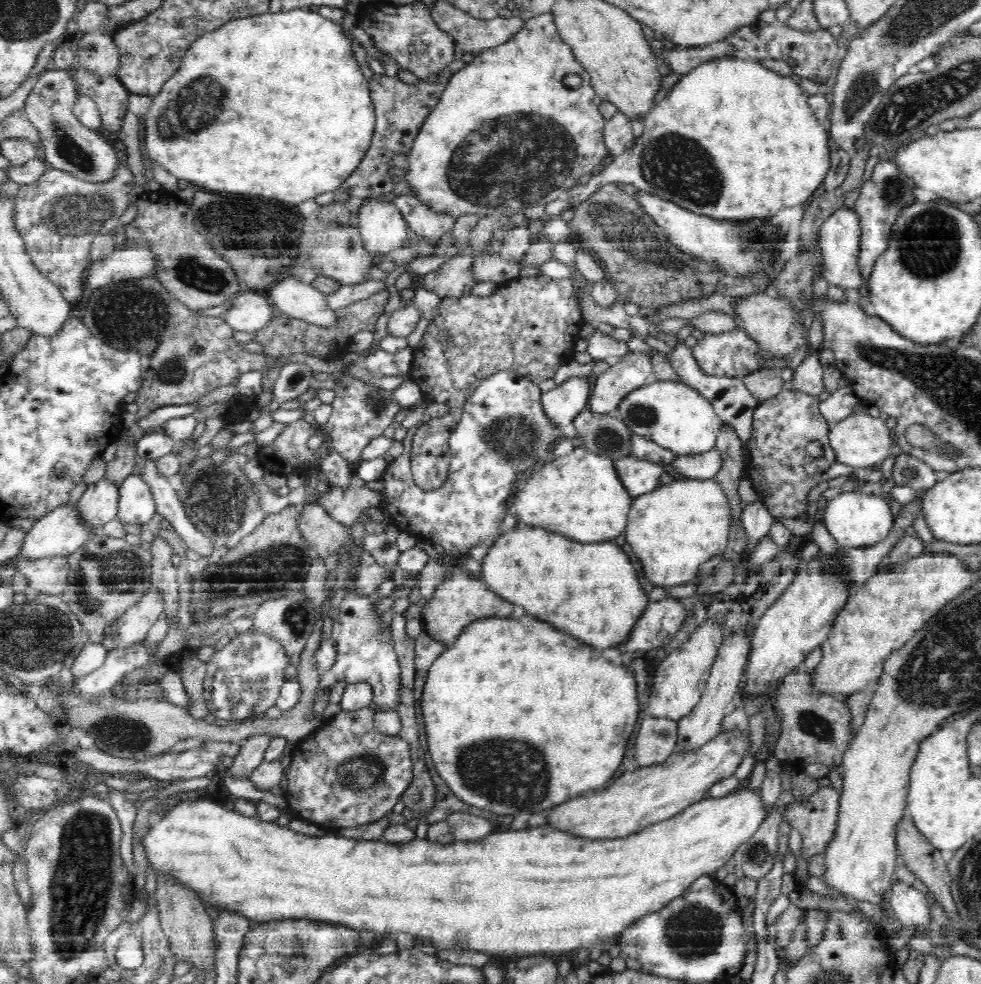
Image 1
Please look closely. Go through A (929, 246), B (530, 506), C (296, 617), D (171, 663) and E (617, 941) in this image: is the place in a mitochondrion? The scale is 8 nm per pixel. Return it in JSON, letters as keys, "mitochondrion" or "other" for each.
{"A":"mitochondrion","B":"other","C":"mitochondrion","D":"other","E":"other"}

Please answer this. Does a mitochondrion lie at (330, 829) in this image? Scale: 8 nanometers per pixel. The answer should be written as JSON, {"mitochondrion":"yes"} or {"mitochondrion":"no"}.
{"mitochondrion":"no"}

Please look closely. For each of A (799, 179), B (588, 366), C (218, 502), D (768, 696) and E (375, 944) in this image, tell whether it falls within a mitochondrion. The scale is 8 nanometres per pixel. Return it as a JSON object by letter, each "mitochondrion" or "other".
{"A":"other","B":"other","C":"mitochondrion","D":"other","E":"other"}

